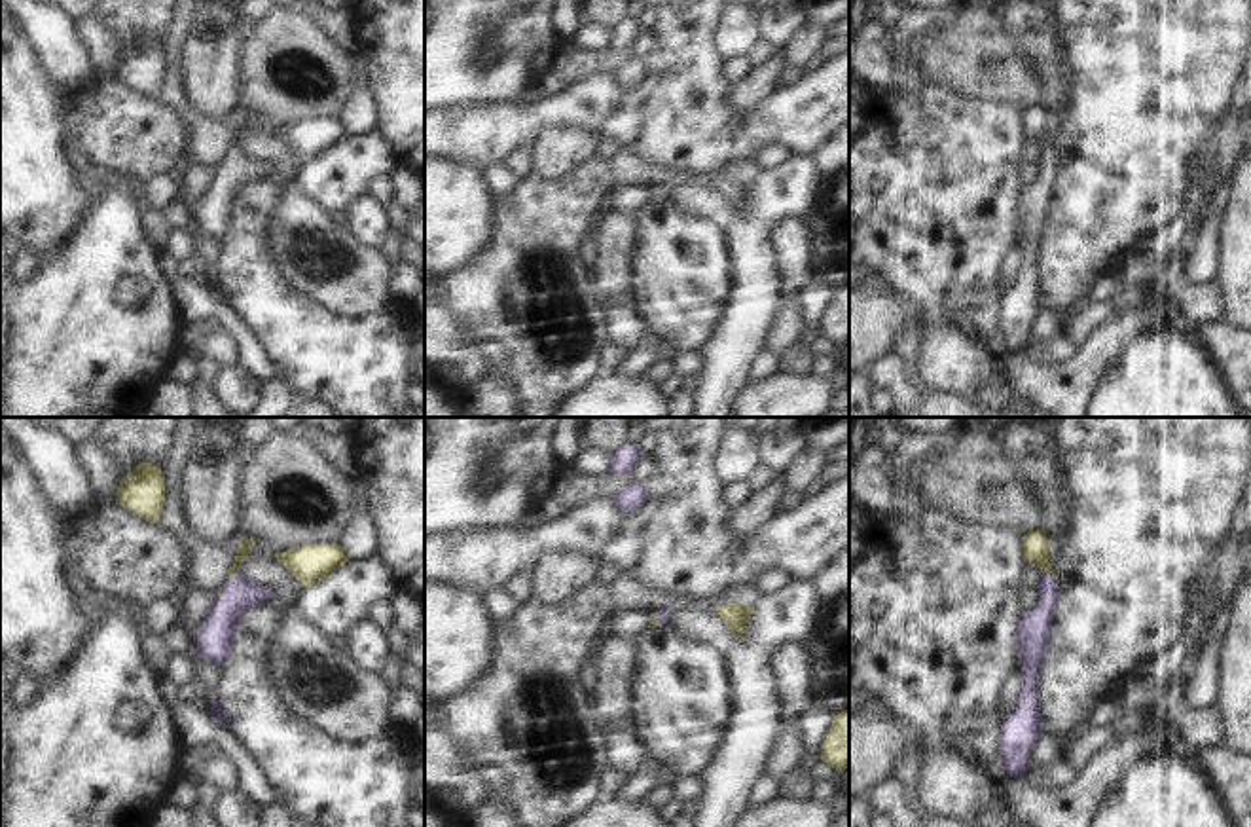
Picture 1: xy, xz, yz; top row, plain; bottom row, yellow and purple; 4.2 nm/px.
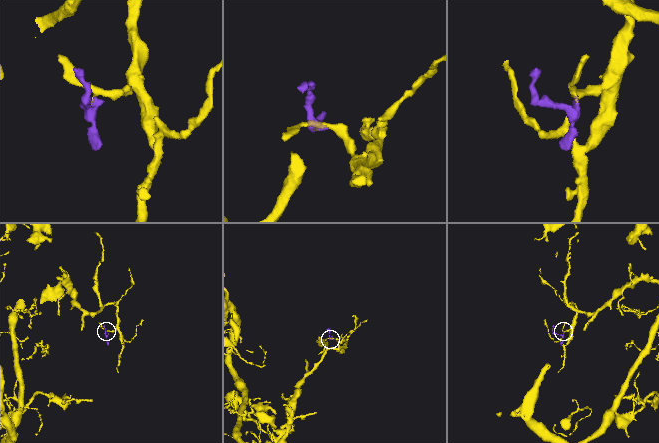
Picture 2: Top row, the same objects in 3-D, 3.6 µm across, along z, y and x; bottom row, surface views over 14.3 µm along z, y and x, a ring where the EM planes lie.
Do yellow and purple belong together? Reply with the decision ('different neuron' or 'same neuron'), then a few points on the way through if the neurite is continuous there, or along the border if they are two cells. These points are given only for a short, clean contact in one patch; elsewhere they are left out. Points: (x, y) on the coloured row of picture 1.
same neuron; runs through xy (243, 551), (232, 575), (232, 604), (217, 632)

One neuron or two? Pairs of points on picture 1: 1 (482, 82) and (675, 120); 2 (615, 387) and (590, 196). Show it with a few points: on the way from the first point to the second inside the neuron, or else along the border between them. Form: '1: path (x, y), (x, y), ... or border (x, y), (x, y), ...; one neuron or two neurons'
1: border (518, 101), (489, 101), (474, 107); two neurons
2: border (598, 378), (569, 397); two neurons

